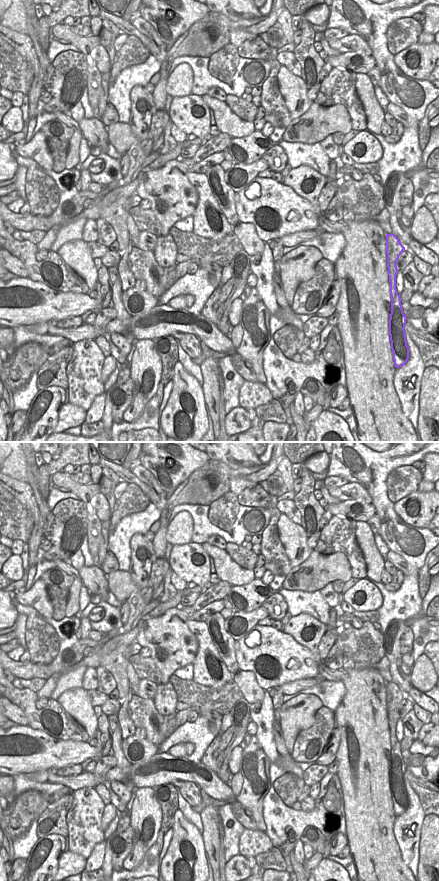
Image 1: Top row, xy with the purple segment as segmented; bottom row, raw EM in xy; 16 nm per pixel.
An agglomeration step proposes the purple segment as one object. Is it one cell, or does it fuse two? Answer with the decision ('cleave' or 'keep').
cleave

